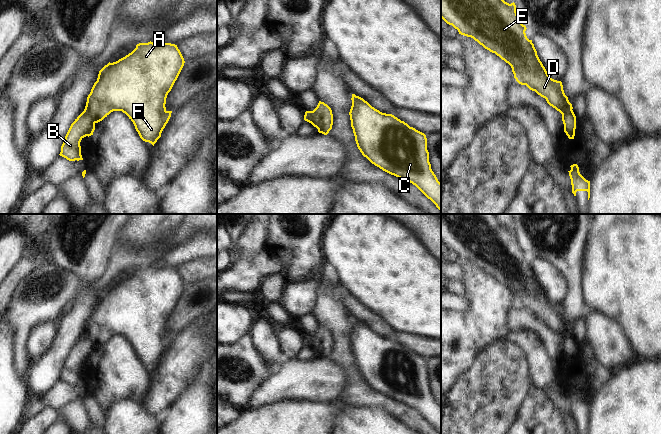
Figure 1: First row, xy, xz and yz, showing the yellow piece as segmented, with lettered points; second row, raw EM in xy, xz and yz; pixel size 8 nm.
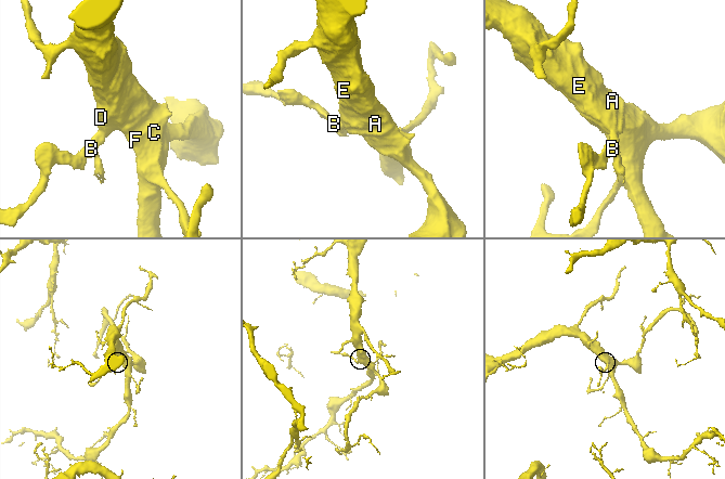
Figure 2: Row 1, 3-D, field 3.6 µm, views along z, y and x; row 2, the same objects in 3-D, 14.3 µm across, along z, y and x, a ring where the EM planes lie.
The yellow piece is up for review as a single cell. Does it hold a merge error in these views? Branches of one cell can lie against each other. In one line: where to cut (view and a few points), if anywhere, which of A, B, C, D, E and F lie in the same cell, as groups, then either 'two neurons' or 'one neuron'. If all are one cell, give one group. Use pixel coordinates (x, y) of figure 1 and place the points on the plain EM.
xy (84, 334), (95, 346) | A C D E F / B | two neurons

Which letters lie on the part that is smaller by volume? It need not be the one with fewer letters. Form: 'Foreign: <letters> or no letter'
Foreign: B.

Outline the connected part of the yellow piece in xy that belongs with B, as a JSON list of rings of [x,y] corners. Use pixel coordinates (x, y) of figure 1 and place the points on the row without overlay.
[[[83,335],[71,348],[59,379],[69,385],[83,384],[80,366],[84,361],[93,359],[94,354],[95,346],[90,339]]]

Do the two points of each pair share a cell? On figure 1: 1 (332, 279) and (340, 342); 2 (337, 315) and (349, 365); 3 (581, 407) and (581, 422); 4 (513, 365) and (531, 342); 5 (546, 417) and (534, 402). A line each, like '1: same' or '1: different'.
1: different
2: same
3: same
4: different
5: same

